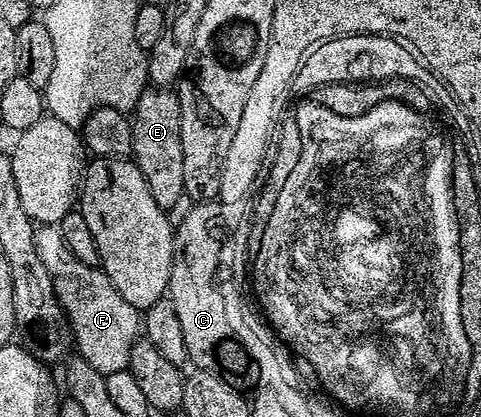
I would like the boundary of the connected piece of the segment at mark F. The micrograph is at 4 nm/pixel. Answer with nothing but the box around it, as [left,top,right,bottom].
[35,224,141,376]

